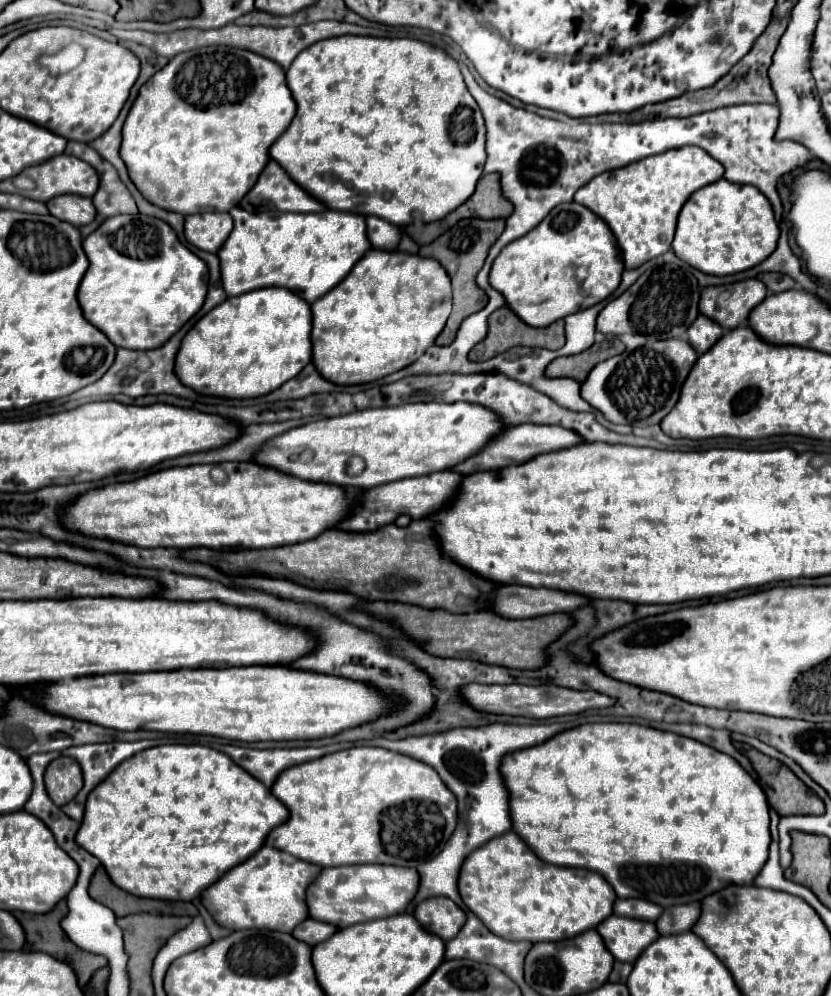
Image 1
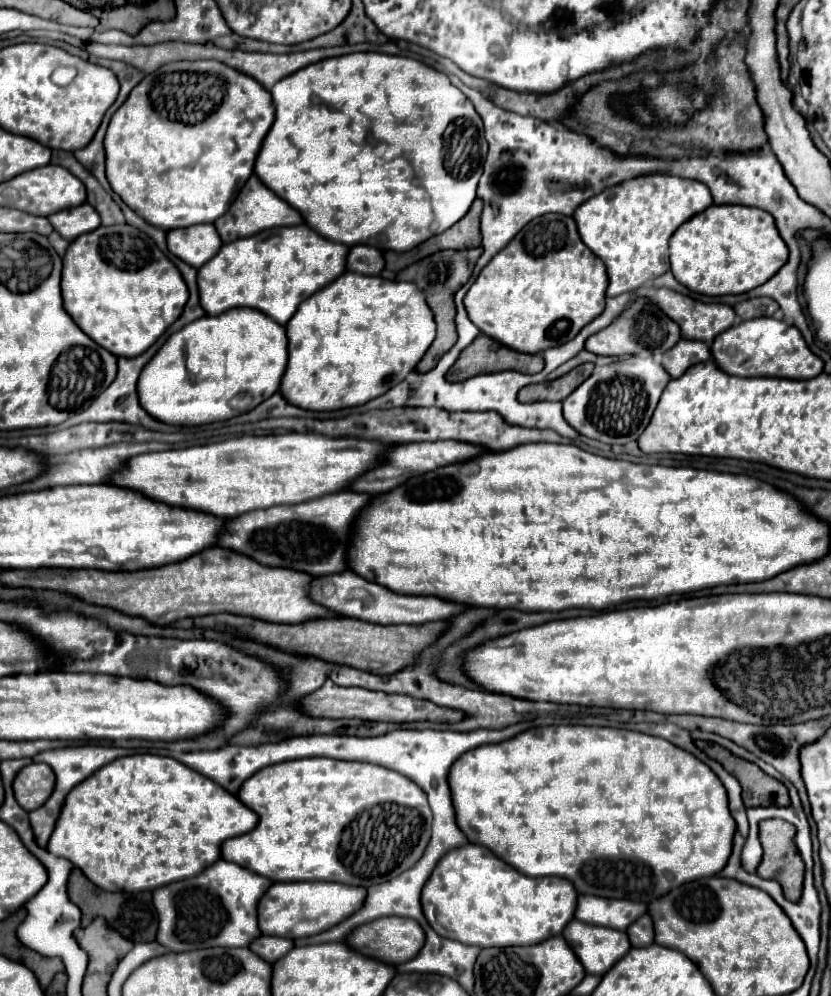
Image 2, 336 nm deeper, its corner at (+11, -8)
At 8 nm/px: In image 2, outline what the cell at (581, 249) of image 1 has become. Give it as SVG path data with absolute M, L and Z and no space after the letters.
M547 214L521 228L519 234L481 270L465 294L465 310L469 320L489 338L517 352L541 354L575 338L583 326L605 310L605 288L605 264L581 242L575 220L571 216Z

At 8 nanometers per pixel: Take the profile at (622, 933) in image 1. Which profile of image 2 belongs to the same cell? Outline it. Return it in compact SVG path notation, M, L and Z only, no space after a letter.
M571 920L565 926L563 938L569 942L585 972L597 976L603 976L607 970L611 970L611 966L619 962L631 948L625 932L591 926L577 920Z

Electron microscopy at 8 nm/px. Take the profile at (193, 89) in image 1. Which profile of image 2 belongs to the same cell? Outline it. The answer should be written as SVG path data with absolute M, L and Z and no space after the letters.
M171 62L145 76L111 116L105 134L107 180L113 192L145 222L163 228L185 228L215 222L253 174L261 142L275 120L271 94L253 78L217 62Z

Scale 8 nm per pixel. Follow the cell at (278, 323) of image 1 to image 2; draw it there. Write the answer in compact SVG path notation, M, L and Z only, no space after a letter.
M233 308L219 316L203 316L171 334L143 368L137 394L151 418L175 426L199 426L259 406L277 392L285 366L285 326L257 310Z

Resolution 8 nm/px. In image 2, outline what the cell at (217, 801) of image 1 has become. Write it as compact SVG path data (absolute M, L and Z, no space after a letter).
M155 754L117 758L77 784L63 802L47 850L67 858L107 892L153 891L191 878L221 856L221 844L257 826L257 814L193 768Z

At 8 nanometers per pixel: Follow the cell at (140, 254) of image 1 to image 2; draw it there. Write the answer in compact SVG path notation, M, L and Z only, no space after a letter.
M101 226L89 234L75 238L63 258L63 308L73 322L99 346L115 356L133 356L145 352L183 312L187 302L187 284L173 262L155 246L155 242L141 230L121 226Z

